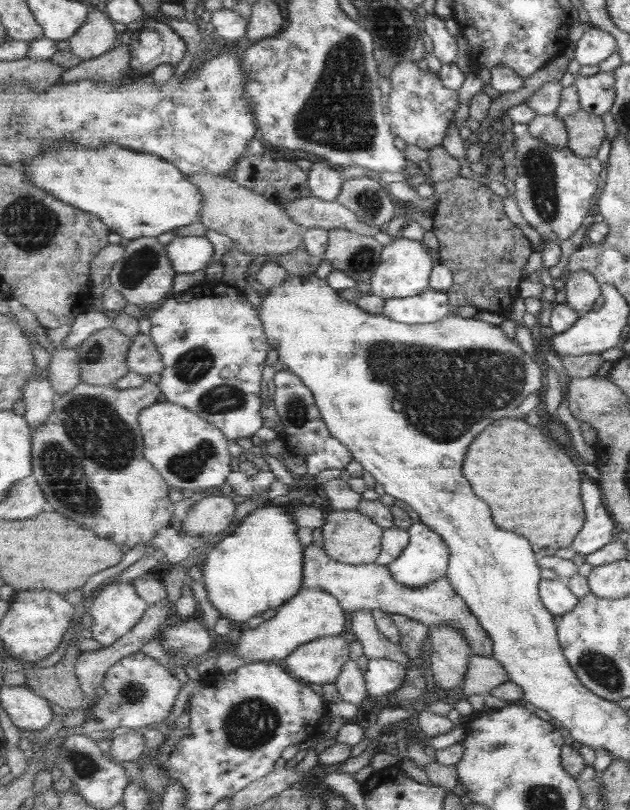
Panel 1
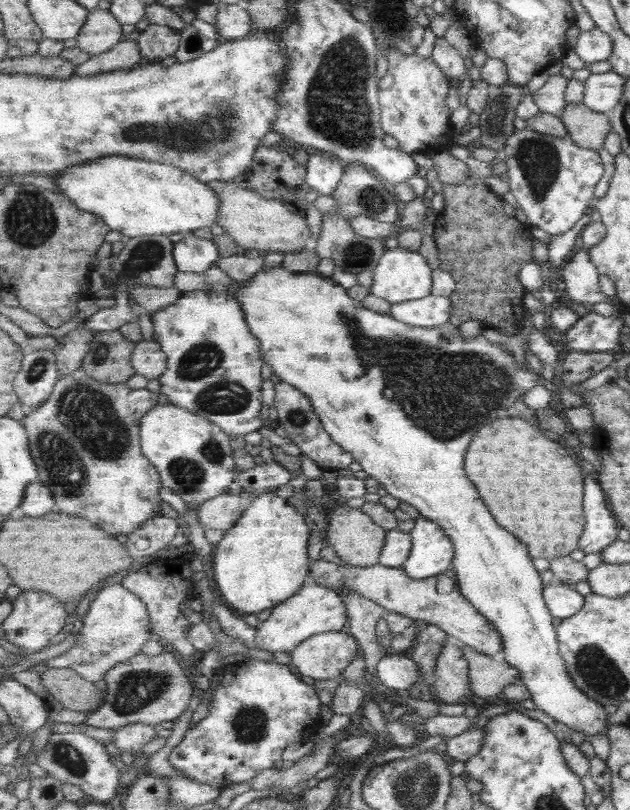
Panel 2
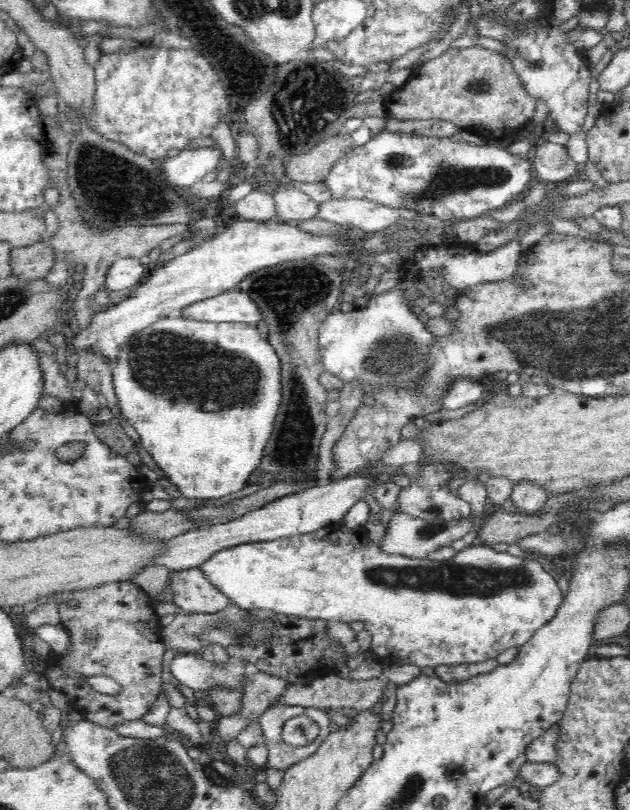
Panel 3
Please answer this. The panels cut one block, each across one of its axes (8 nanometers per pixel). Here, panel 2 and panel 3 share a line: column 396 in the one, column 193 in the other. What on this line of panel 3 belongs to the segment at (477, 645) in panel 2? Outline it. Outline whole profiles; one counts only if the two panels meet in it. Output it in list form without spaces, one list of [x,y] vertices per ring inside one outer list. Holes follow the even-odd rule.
[[[198,568],[172,571],[169,586],[173,603],[186,613],[212,614],[224,610],[230,599]]]

